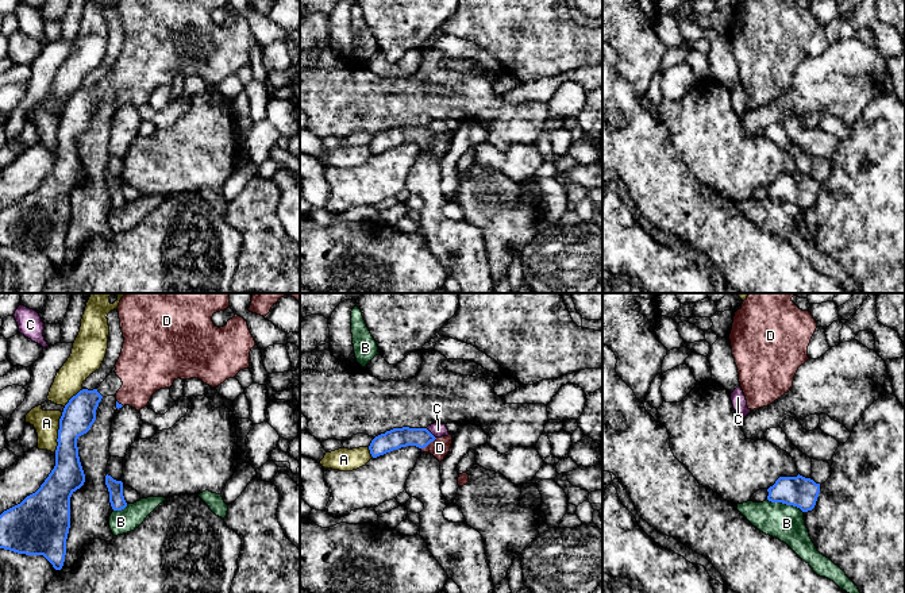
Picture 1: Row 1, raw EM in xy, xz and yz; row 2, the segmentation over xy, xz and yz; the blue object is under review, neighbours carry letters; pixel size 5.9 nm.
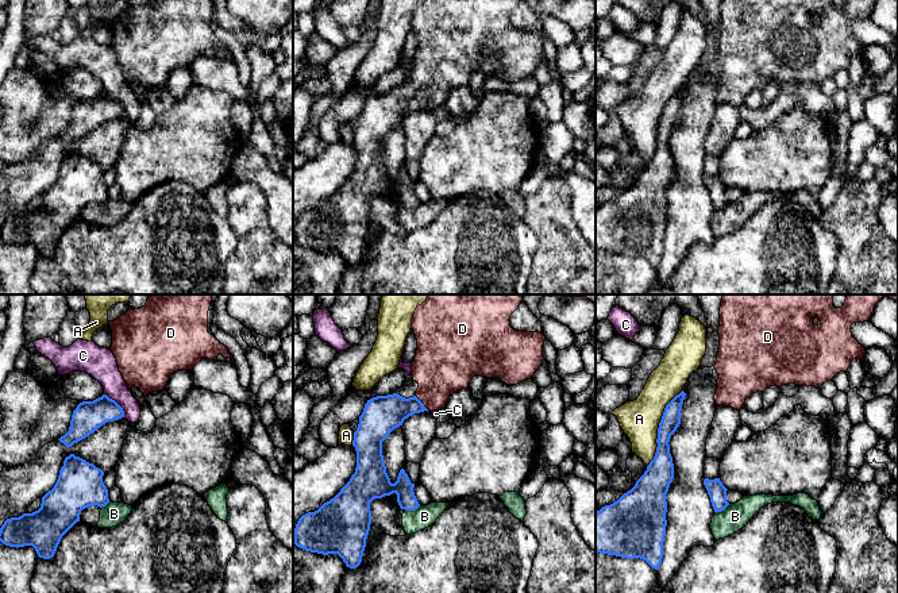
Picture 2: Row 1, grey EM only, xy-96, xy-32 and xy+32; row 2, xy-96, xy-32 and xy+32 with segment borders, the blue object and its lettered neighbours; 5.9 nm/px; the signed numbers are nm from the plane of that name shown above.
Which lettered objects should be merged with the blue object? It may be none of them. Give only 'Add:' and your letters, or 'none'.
Add: D

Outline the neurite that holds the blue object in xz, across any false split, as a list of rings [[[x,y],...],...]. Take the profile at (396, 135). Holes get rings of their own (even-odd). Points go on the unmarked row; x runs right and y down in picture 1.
[[[393,126],[376,134],[370,143],[373,155],[398,147],[407,143],[416,143],[421,150],[430,150],[439,159],[448,151],[452,140],[452,132],[435,135],[427,126]]]

